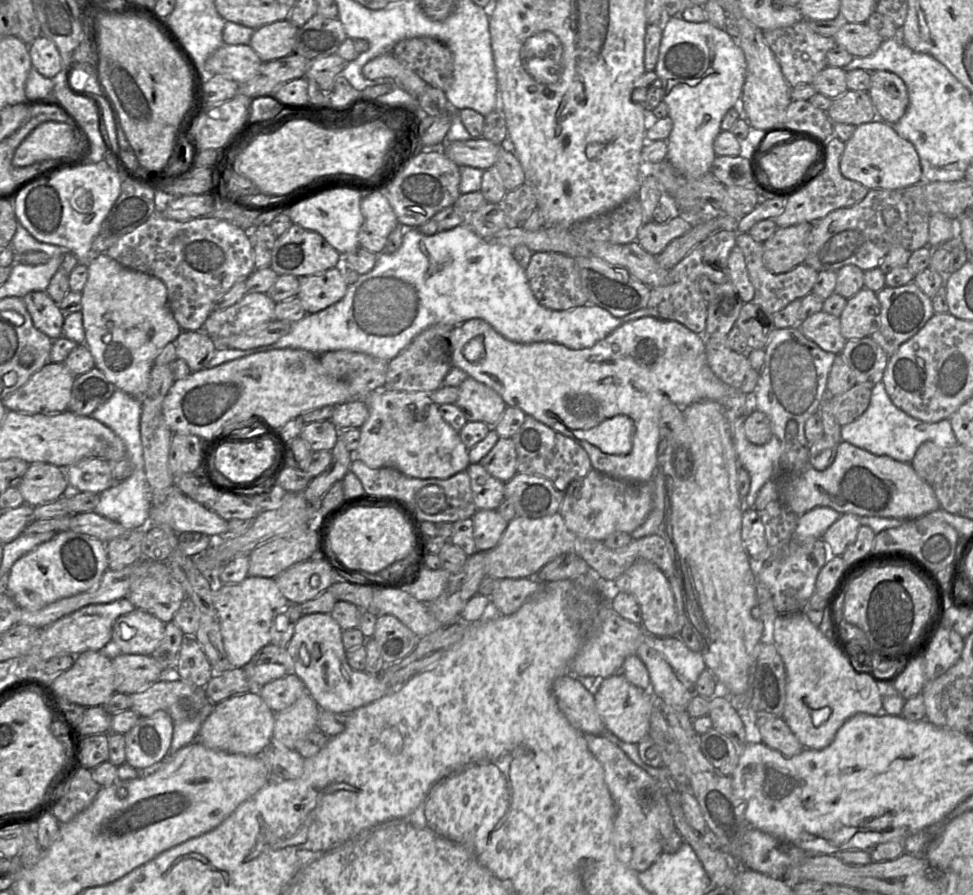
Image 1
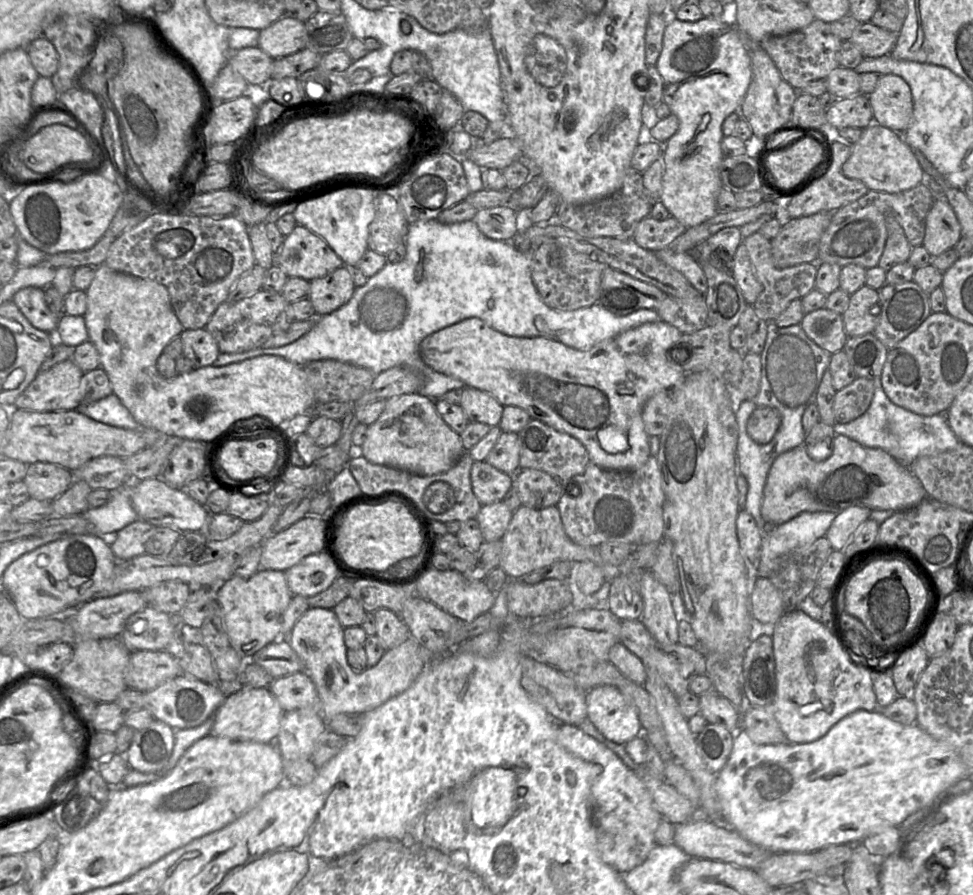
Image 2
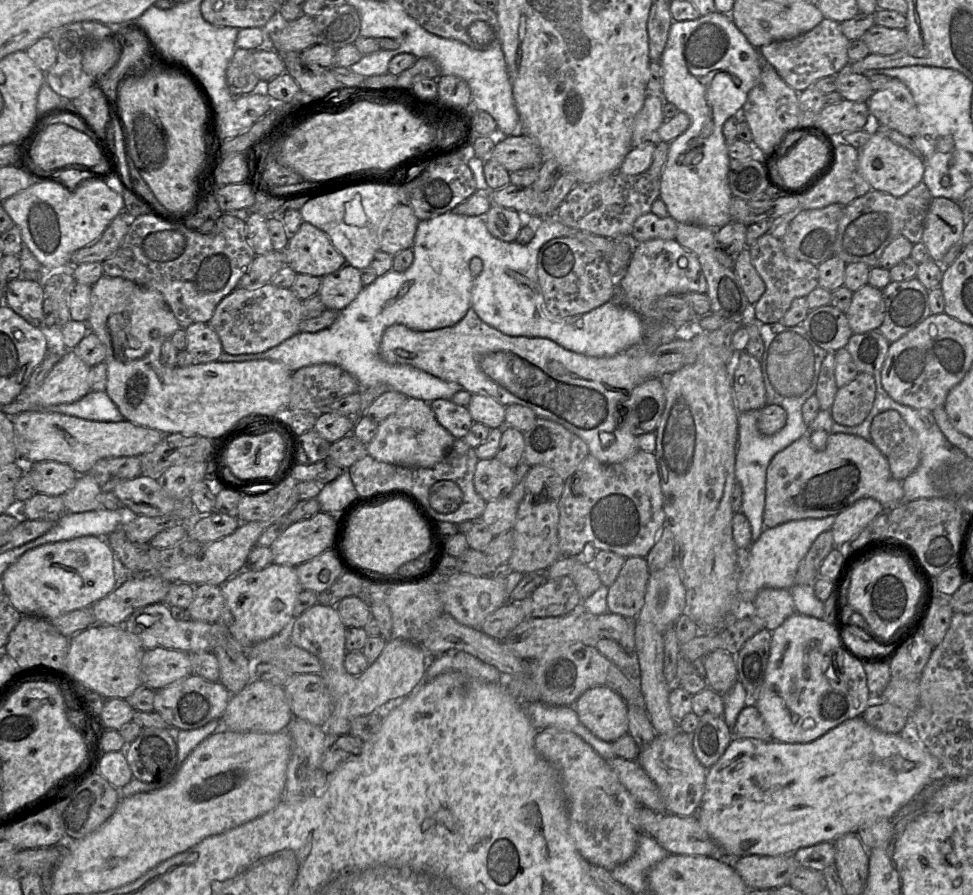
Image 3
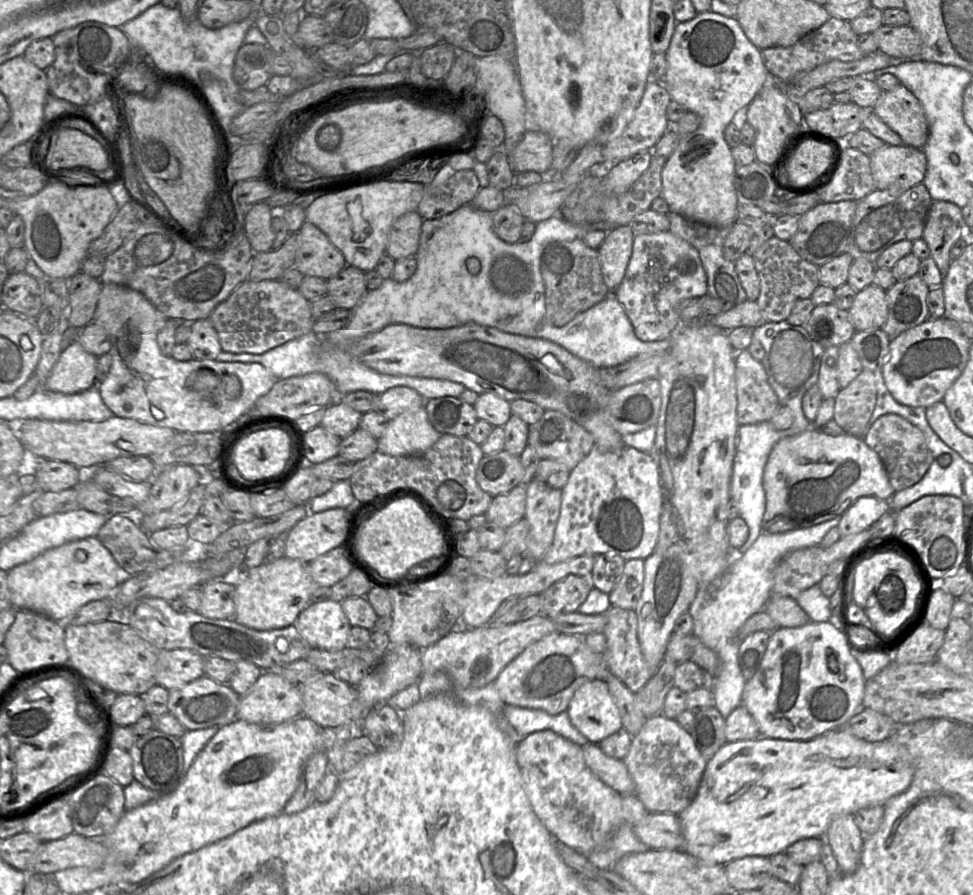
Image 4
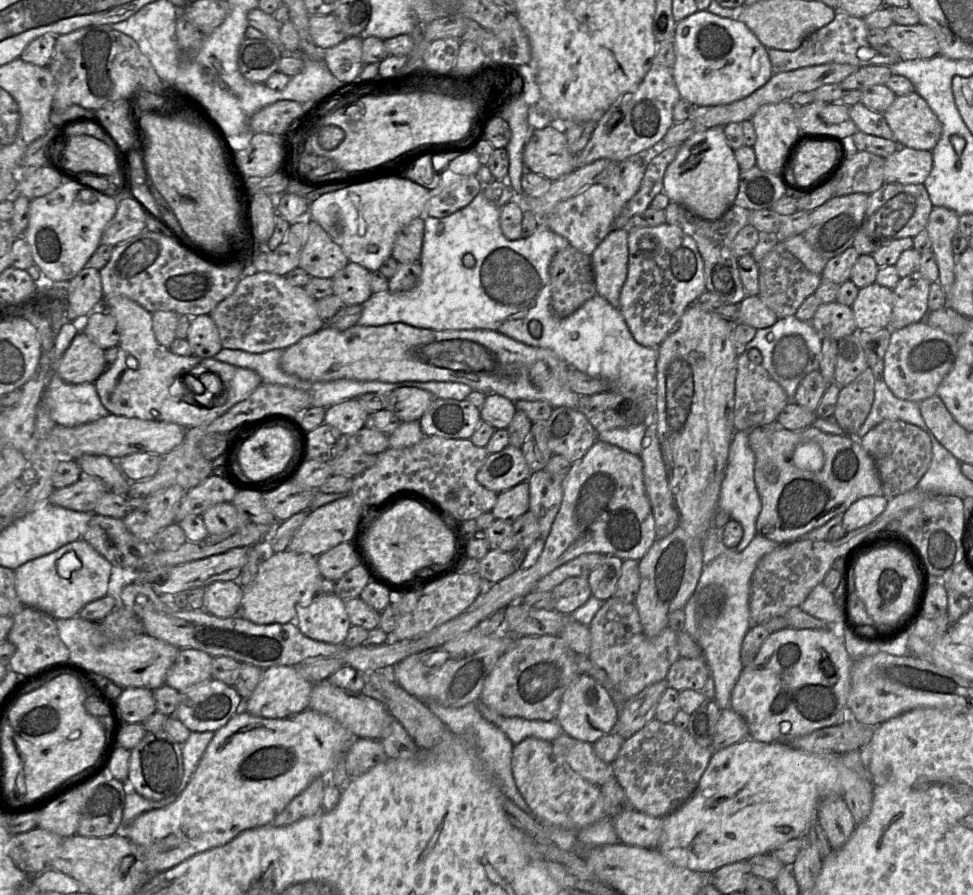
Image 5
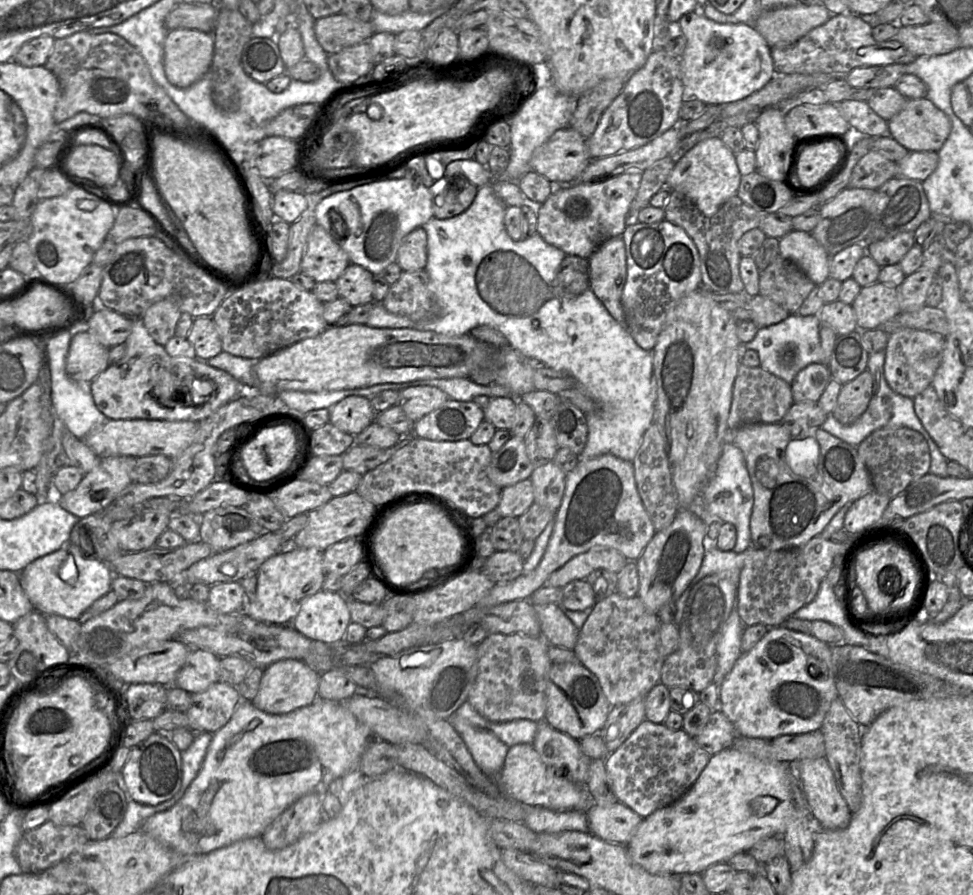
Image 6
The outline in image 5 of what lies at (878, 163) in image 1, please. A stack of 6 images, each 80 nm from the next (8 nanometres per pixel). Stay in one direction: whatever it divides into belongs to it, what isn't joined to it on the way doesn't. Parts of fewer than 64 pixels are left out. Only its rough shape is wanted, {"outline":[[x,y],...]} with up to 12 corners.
{"outline":[[900,146],[885,158],[884,182],[923,184],[931,151]]}

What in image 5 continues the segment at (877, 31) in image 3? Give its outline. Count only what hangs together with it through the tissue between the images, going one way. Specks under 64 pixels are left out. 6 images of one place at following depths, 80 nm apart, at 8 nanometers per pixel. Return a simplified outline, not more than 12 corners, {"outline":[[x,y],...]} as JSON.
{"outline":[[892,24],[887,44],[901,60],[941,53],[934,31],[924,24]]}

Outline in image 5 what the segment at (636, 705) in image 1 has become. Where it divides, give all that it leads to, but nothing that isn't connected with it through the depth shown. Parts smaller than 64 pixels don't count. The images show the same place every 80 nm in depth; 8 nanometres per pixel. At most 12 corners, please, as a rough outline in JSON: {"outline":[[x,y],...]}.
{"outline":[[581,673],[555,720],[563,734],[592,744],[612,732],[618,708]]}

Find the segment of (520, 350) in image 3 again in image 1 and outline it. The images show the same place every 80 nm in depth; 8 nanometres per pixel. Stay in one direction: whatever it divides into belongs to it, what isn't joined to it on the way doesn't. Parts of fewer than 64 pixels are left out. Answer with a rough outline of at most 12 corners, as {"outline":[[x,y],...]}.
{"outline":[[654,317],[592,347],[517,343],[483,319],[454,368],[633,483],[663,406],[756,409],[704,335]]}

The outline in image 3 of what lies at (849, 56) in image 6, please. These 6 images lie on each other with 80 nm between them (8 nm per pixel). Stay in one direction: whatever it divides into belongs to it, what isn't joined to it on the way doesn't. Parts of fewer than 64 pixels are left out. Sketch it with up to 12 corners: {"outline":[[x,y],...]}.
{"outline":[[823,19],[760,48],[797,92],[850,63],[840,23]]}

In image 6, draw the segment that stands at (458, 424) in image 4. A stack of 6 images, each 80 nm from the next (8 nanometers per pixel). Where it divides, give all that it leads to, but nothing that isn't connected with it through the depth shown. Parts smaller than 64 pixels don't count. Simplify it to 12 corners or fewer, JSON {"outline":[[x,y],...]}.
{"outline":[[449,399],[415,423],[413,437],[466,440],[484,420],[473,401]]}

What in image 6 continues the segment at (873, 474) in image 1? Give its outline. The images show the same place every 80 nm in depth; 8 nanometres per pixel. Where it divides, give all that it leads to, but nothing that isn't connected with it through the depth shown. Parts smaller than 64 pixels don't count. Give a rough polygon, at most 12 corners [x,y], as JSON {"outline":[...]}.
{"outline":[[820,427],[728,432],[752,483],[754,549],[802,546],[874,490]]}

